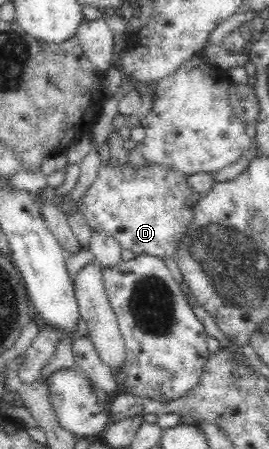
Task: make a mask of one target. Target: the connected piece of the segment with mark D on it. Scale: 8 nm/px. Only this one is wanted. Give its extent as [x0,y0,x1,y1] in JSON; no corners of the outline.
[77,161,202,259]

